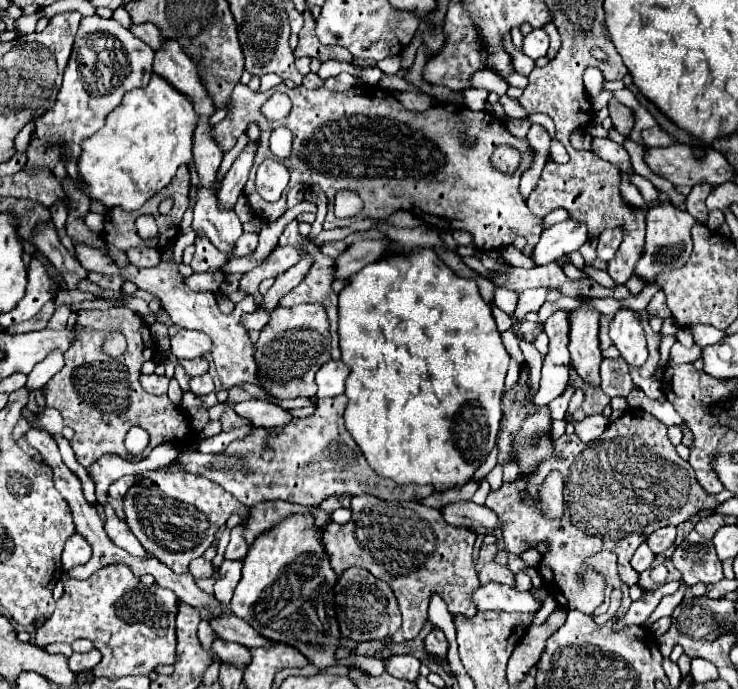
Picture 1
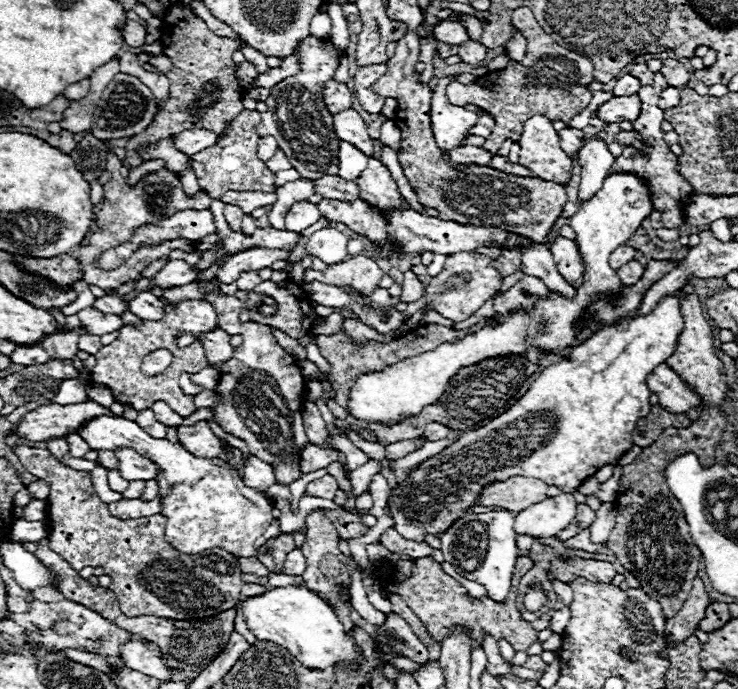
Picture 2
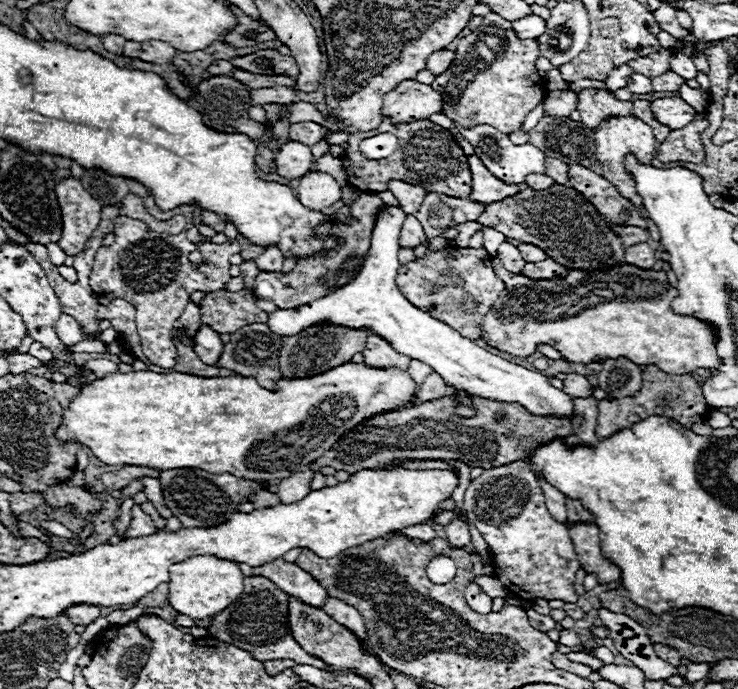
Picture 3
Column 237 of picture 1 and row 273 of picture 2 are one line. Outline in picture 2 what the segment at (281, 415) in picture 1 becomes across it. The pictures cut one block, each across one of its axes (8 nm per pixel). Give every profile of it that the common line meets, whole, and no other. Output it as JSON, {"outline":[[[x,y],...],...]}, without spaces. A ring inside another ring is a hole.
{"outline":[[[412,270],[404,272],[404,282],[402,282],[402,294],[400,300],[402,302],[416,302],[424,296],[424,286],[420,284],[420,280],[416,278],[416,274],[412,274]]]}

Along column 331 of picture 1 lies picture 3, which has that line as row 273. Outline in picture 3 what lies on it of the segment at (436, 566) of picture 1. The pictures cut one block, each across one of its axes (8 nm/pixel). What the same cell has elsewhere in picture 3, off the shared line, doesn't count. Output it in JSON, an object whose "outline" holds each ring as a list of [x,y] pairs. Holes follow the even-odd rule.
{"outline":[[[552,258],[534,262],[534,264],[526,264],[522,270],[522,274],[530,276],[530,278],[554,278],[554,276],[562,276],[564,272],[566,272],[566,268],[558,266]]]}

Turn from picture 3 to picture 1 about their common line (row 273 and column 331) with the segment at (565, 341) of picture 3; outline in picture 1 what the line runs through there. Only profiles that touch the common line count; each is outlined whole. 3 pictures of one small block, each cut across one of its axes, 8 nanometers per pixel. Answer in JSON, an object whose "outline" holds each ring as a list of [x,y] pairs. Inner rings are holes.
{"outline":[[[350,496],[348,498],[326,498],[320,506],[326,512],[334,512],[334,508],[348,508],[350,506]],[[288,516],[276,528],[256,538],[250,546],[248,556],[244,558],[242,578],[234,590],[234,596],[228,608],[238,616],[244,618],[250,626],[254,626],[262,636],[290,644],[298,648],[314,666],[326,668],[334,666],[334,652],[340,648],[340,630],[334,614],[334,594],[332,586],[336,584],[336,572],[332,570],[328,556],[320,542],[320,530],[312,528],[312,516]]]}

